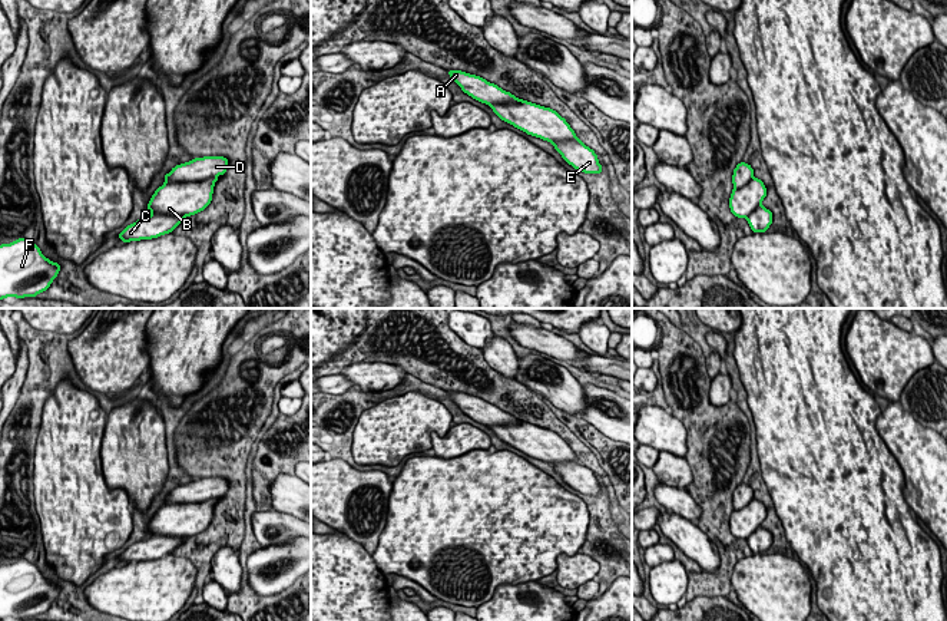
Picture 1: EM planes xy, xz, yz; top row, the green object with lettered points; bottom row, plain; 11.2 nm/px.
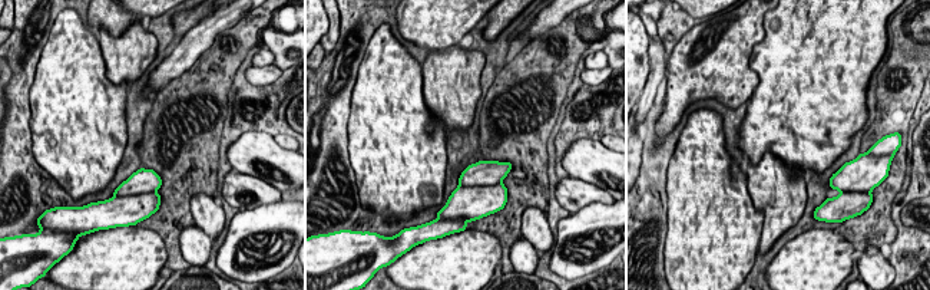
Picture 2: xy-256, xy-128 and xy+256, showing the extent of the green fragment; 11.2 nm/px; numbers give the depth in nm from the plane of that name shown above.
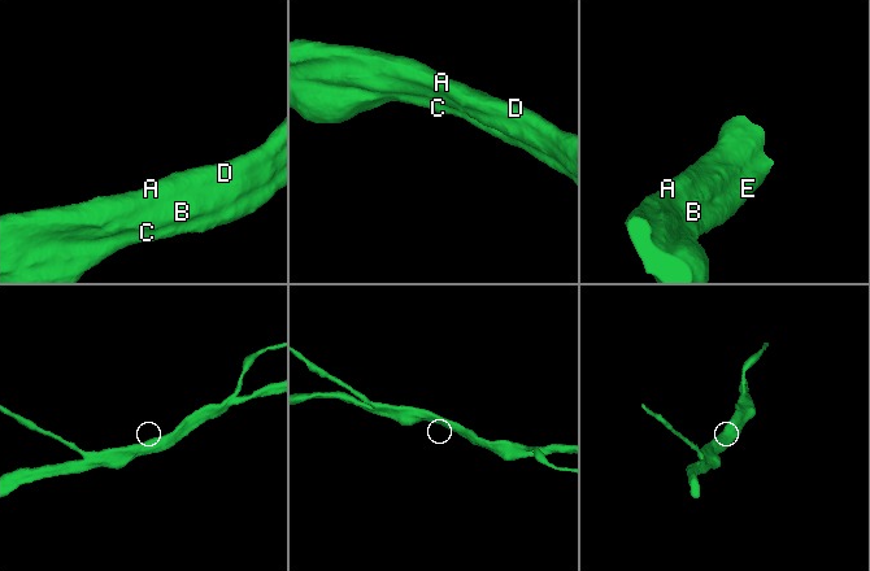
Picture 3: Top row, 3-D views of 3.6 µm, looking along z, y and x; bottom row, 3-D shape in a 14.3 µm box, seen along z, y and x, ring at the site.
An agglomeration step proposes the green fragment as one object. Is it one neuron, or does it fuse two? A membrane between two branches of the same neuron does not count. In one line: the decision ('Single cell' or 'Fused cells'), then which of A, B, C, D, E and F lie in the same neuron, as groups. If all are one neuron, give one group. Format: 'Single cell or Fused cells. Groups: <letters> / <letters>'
Fused cells. Groups: A D / B C E F

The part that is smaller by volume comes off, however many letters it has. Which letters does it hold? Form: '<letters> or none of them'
A, D

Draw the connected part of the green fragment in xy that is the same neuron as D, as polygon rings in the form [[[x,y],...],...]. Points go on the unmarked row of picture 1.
[[[223,478],[195,479],[186,485],[176,486],[165,496],[165,505],[170,503],[198,503],[218,496],[228,490],[228,480]]]

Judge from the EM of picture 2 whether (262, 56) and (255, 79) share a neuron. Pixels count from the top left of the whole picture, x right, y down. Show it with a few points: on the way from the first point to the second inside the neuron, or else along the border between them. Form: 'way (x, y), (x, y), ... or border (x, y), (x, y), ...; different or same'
way (262, 62), (261, 73); same

